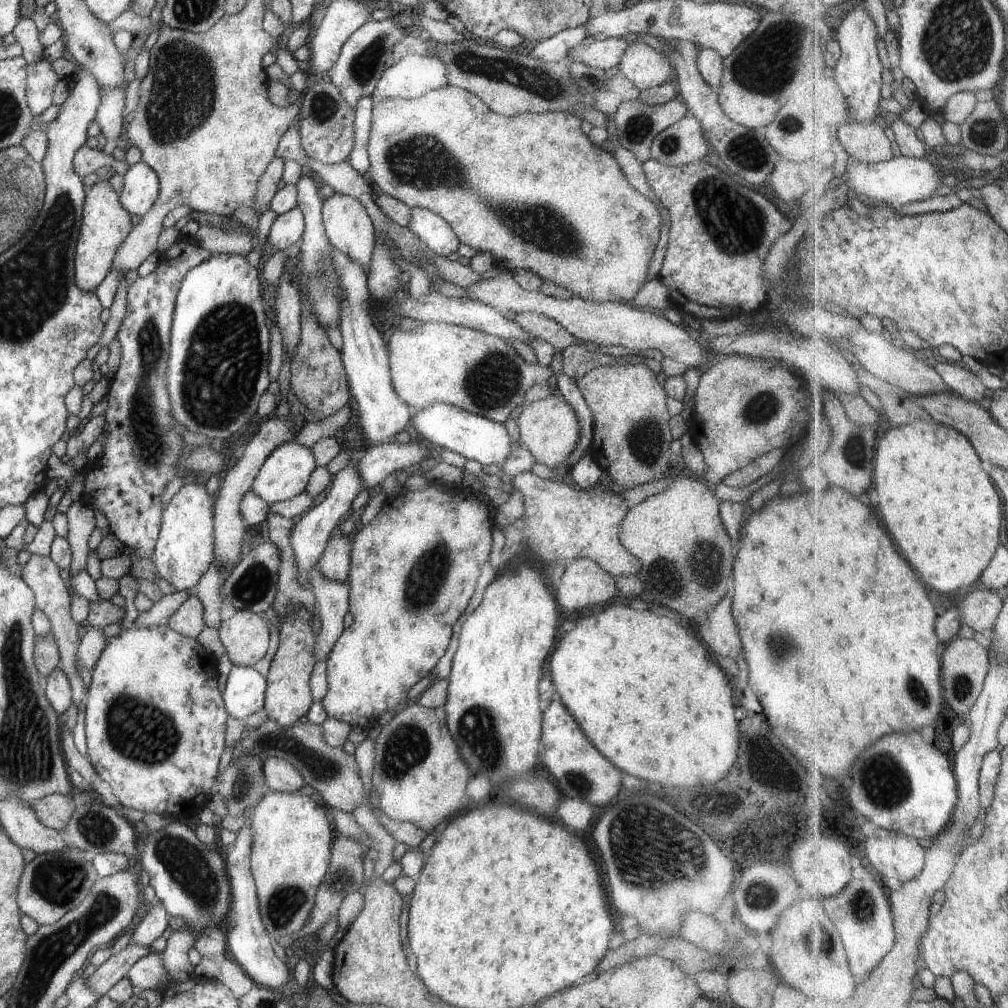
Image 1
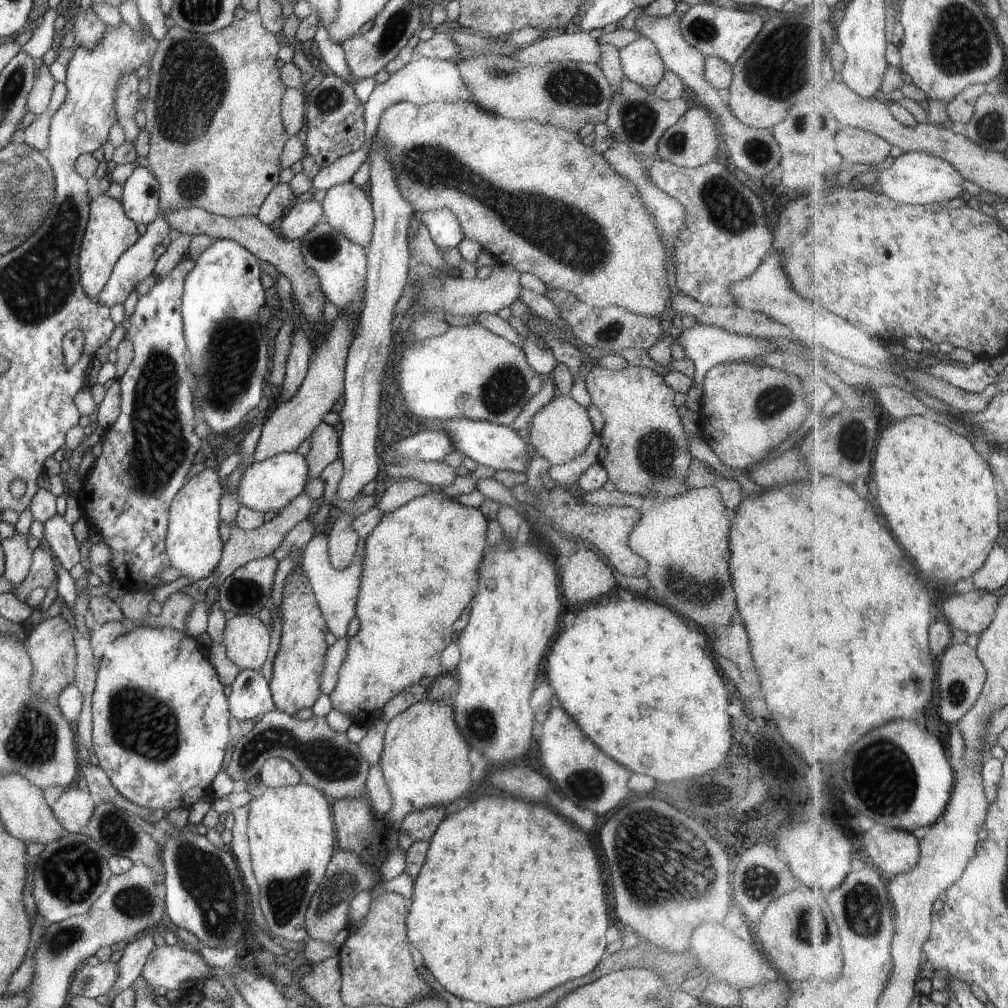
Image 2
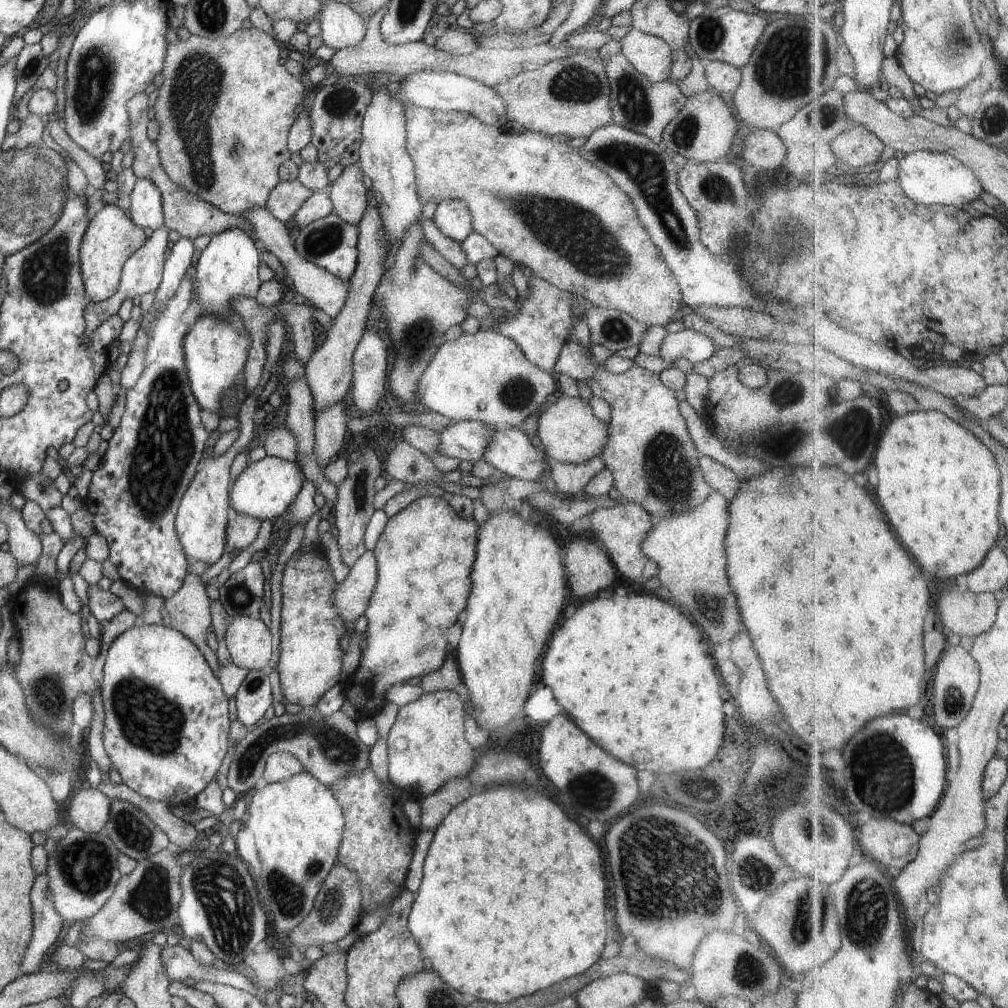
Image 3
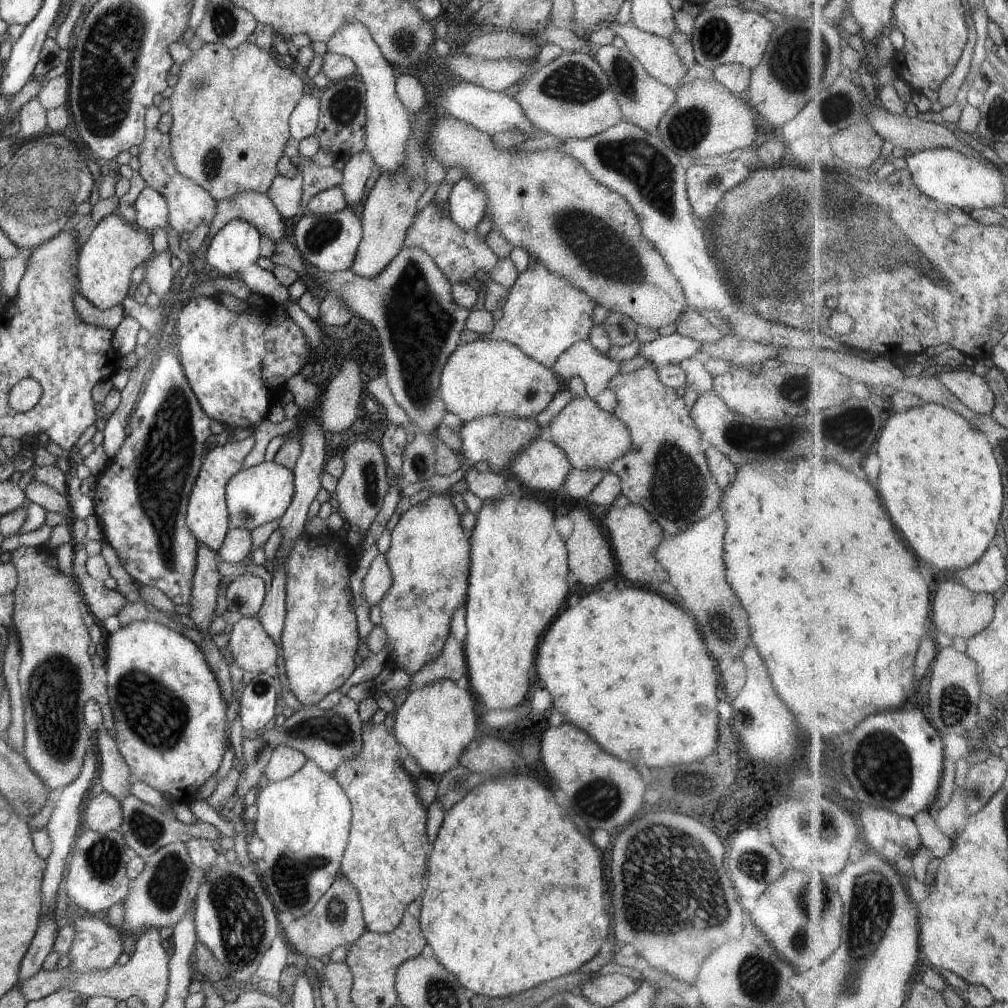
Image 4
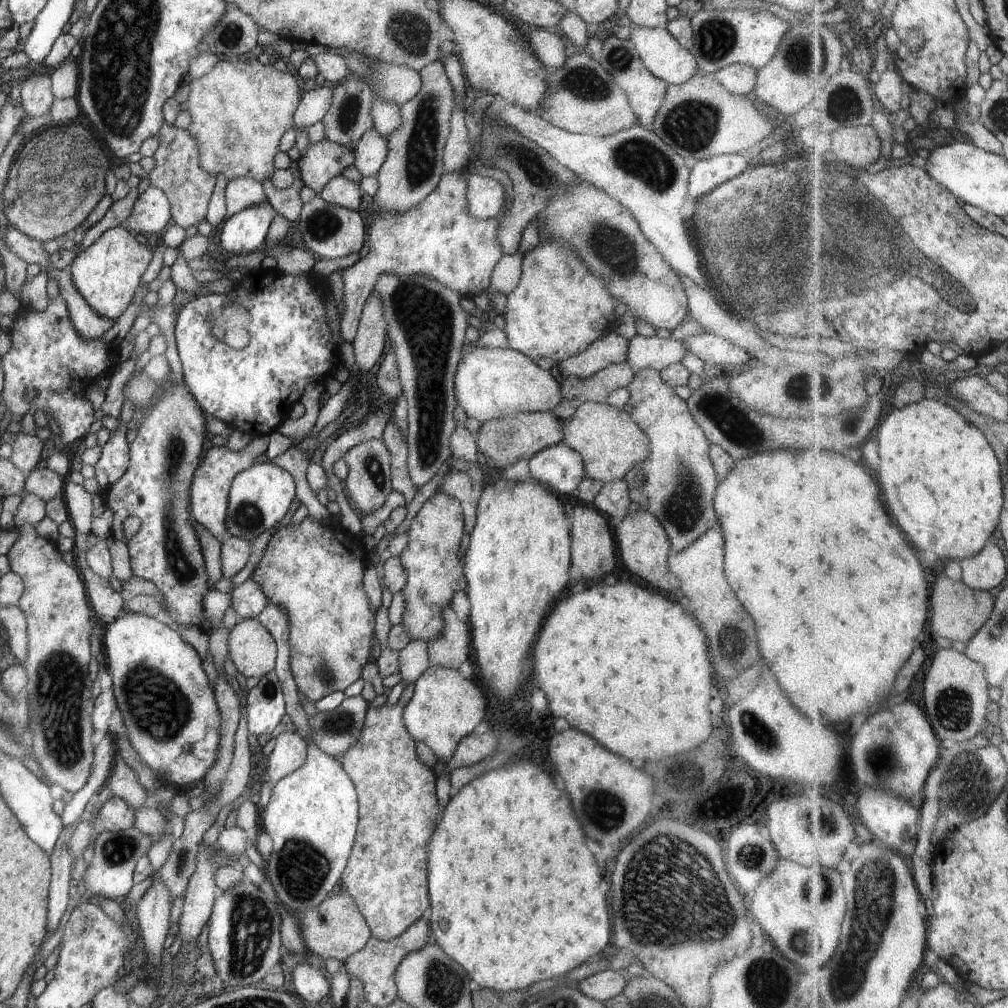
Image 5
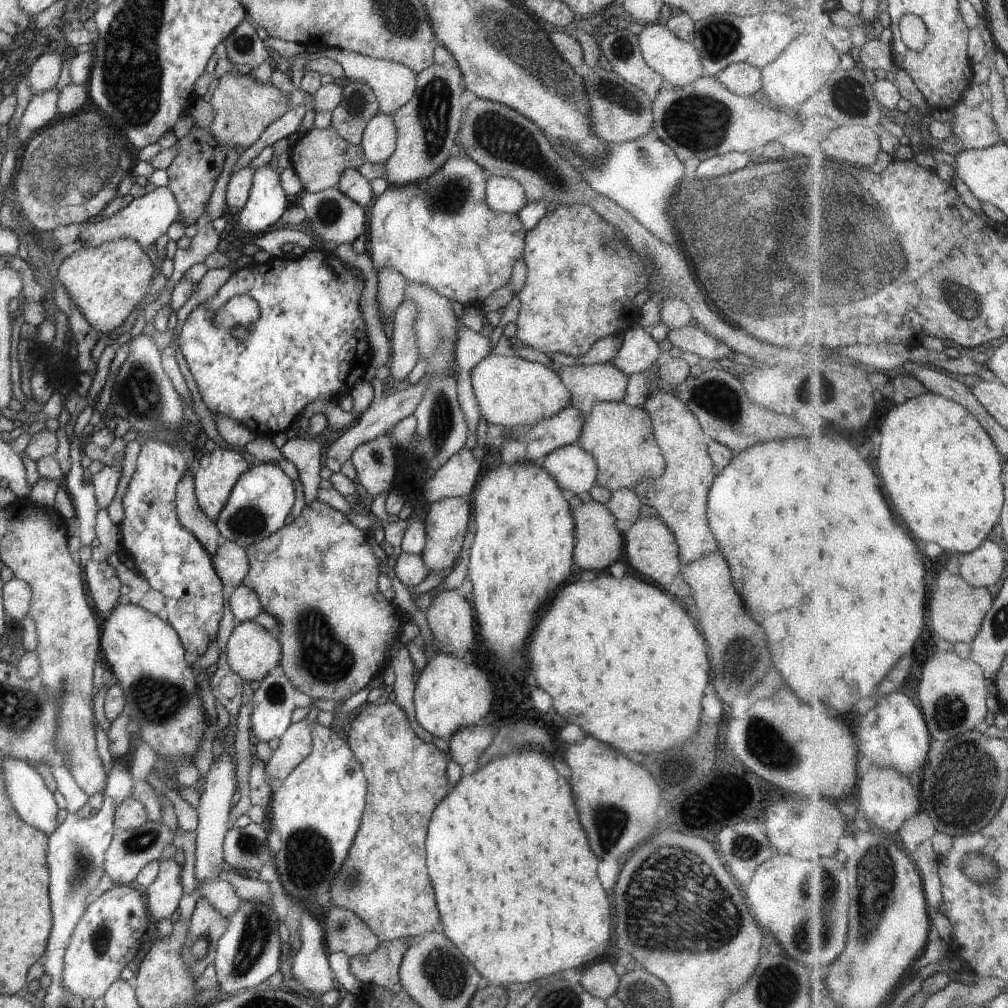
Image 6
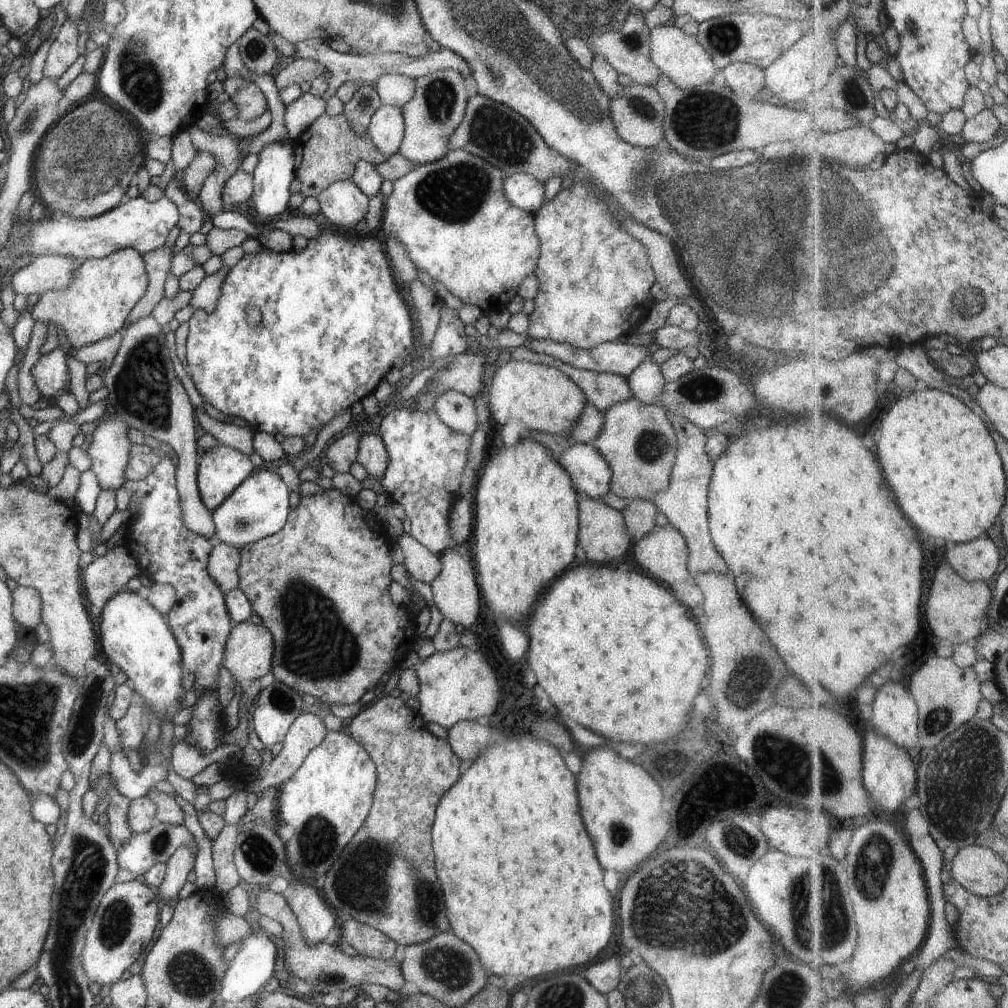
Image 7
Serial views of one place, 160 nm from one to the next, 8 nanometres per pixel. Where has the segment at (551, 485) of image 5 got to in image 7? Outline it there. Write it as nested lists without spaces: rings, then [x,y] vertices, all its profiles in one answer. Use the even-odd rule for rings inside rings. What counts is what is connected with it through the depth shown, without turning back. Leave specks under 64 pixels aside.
[[[574,443],[555,460],[567,471],[577,493],[601,500],[609,491],[610,466],[592,443]]]

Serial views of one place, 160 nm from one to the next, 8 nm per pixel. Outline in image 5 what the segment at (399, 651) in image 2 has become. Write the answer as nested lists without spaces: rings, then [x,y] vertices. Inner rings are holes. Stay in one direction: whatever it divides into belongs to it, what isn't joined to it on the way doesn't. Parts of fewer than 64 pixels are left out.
[[[437,490],[425,500],[406,531],[407,544],[397,557],[407,573],[402,588],[405,608],[401,624],[412,640],[427,642],[439,636],[444,625],[442,608],[450,604],[455,592],[466,588],[461,559],[455,555],[463,536],[462,518],[459,501]]]

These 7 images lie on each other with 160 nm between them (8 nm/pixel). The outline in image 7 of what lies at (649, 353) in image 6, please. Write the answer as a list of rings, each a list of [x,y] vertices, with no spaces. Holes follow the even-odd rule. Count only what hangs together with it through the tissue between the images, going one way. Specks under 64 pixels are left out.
[[[527,336],[524,344],[530,351],[534,353],[543,353],[547,356],[559,359],[561,362],[572,366],[574,369],[585,369],[598,373],[611,373],[627,377],[643,359],[648,358],[647,347],[641,345],[628,345],[619,341],[605,341],[601,344],[596,344],[590,349],[578,349],[567,343],[553,342],[552,340],[534,339]]]

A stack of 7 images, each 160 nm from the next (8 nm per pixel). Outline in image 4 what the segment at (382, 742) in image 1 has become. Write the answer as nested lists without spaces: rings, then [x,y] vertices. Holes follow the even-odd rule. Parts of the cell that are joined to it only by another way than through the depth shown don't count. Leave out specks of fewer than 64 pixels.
[[[437,679],[408,692],[405,700],[396,708],[391,728],[392,733],[396,741],[404,748],[405,755],[409,755],[426,776],[445,774],[450,768],[458,764],[461,751],[475,736],[475,719],[477,716],[473,710],[474,702],[474,696],[468,689],[458,688],[452,680]]]

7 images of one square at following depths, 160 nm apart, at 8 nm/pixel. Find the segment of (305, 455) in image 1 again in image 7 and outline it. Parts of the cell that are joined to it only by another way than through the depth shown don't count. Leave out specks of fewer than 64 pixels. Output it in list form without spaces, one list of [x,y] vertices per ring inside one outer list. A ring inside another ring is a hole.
[[[262,468],[241,481],[217,508],[210,511],[214,536],[221,542],[239,549],[281,530],[289,512],[288,488],[274,471]]]

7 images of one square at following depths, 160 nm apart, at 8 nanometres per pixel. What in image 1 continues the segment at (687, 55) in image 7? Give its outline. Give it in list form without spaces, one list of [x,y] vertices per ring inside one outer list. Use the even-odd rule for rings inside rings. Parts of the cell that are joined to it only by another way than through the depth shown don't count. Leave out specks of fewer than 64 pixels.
[[[644,43],[629,44],[617,68],[639,91],[670,81],[674,74],[667,58]]]

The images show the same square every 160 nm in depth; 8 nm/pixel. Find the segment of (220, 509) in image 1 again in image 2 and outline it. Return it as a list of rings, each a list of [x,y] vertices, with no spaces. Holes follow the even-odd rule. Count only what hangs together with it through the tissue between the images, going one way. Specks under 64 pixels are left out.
[[[338,313],[323,344],[312,350],[307,373],[303,382],[299,384],[299,388],[295,390],[289,400],[283,401],[281,406],[275,408],[271,415],[263,420],[261,436],[257,440],[257,446],[253,452],[253,463],[261,462],[283,452],[296,451],[299,444],[309,437],[322,422],[321,416],[331,411],[331,407],[337,402],[343,391],[347,348],[352,340],[351,328],[353,328],[353,324],[349,320],[345,320],[343,314]]]

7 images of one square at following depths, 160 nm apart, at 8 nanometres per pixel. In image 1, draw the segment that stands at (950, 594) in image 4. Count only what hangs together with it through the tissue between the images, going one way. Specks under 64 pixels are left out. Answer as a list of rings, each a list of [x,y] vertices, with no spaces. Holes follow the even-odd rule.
[[[991,589],[974,590],[967,594],[958,606],[963,610],[963,621],[973,631],[989,635],[997,628],[999,614],[1003,610],[1001,600]]]

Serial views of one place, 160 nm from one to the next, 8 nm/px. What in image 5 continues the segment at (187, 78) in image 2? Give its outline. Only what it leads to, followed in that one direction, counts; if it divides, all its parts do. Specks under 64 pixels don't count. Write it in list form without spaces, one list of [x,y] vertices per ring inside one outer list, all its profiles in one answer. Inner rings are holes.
[[[236,58],[231,62],[217,61],[215,66],[201,78],[191,79],[186,111],[190,114],[190,125],[185,129],[196,140],[198,146],[198,167],[209,174],[224,174],[228,182],[232,178],[252,178],[262,182],[274,171],[273,155],[279,150],[279,138],[293,127],[292,112],[297,108],[301,91],[297,80],[290,73],[277,71],[271,62],[261,65],[259,61]]]

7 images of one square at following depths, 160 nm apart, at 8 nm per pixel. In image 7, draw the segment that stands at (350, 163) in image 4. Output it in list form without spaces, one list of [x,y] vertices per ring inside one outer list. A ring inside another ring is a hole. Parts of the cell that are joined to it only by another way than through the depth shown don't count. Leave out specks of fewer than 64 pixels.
[[[381,105],[371,115],[367,133],[371,142],[387,156],[398,152],[404,133],[404,122],[398,106]]]

